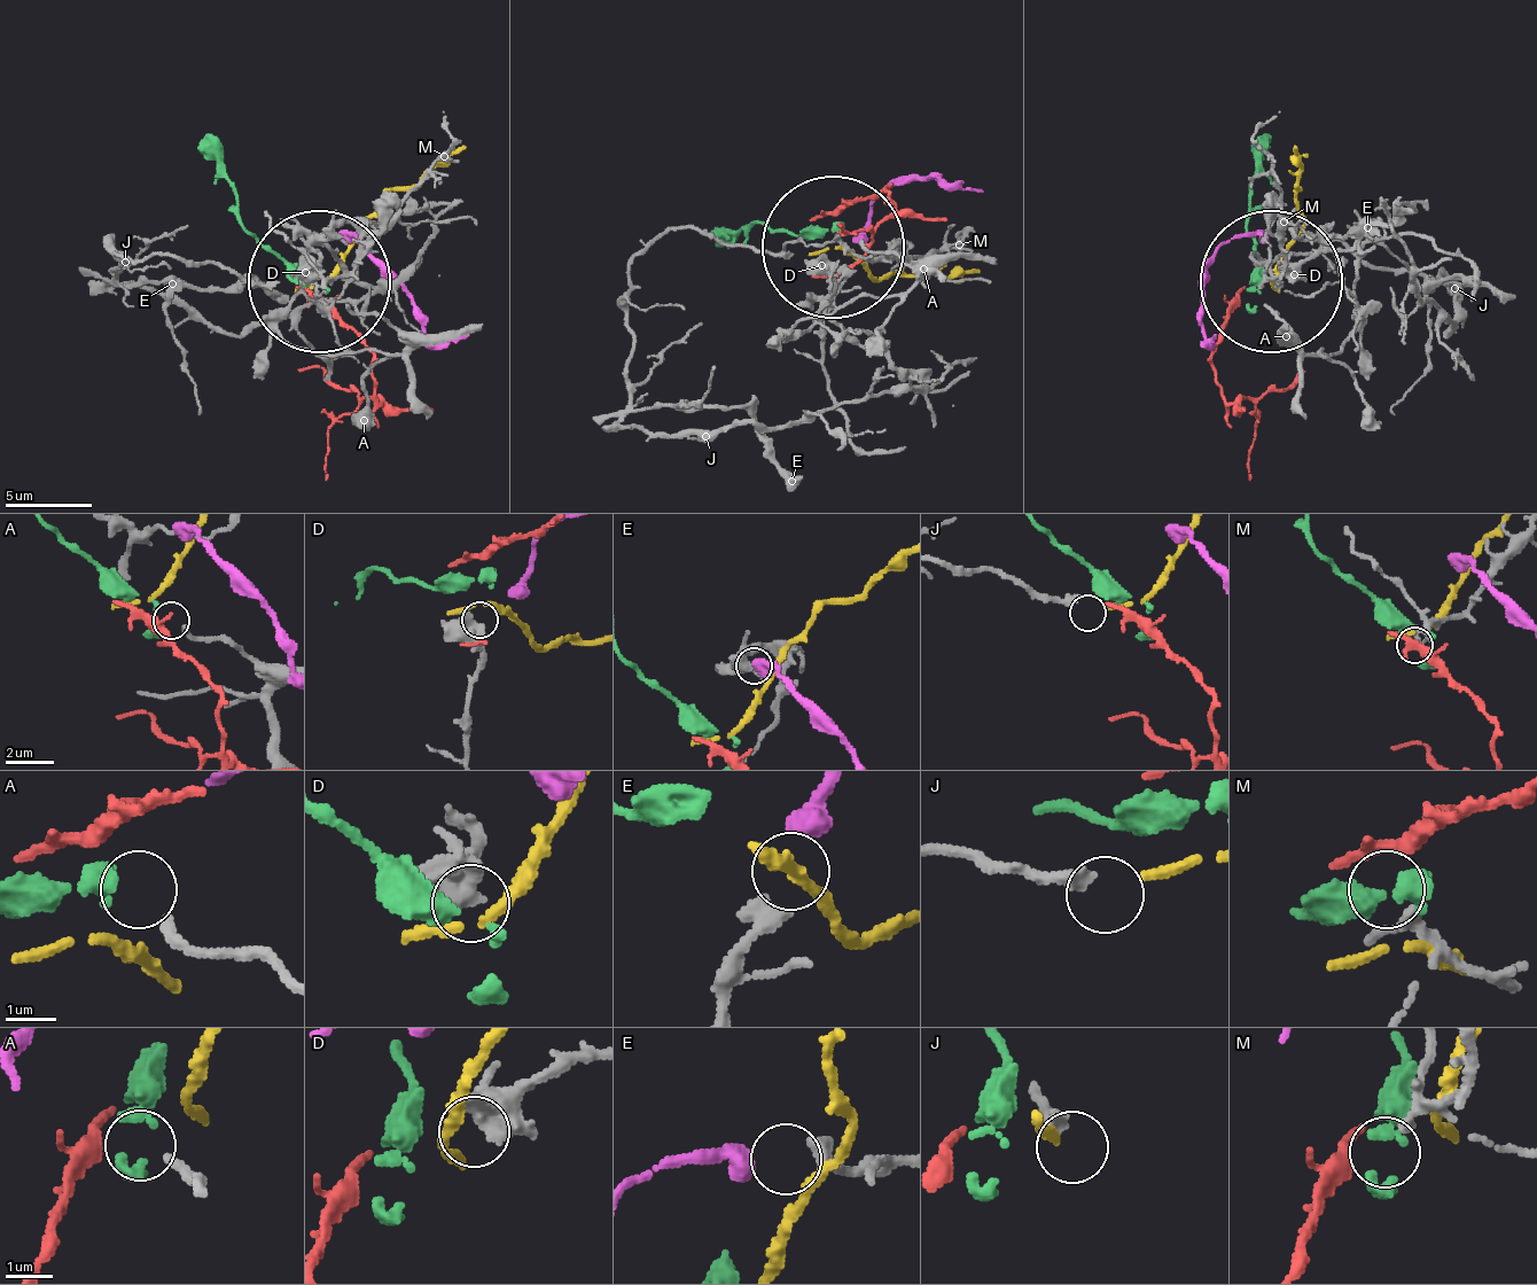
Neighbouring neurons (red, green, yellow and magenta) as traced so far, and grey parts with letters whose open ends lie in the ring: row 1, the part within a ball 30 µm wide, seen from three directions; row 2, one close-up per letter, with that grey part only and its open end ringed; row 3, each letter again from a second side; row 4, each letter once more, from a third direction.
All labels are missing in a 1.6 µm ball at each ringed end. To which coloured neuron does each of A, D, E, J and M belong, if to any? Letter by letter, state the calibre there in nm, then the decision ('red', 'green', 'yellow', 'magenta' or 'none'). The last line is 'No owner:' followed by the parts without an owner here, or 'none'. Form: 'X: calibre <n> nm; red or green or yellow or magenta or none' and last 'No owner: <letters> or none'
A: calibre 200 nm; green
D: calibre 480 nm; none
E: calibre 440 nm; magenta
J: calibre 320 nm; yellow
M: calibre 180 nm; none
No owner: D, M

